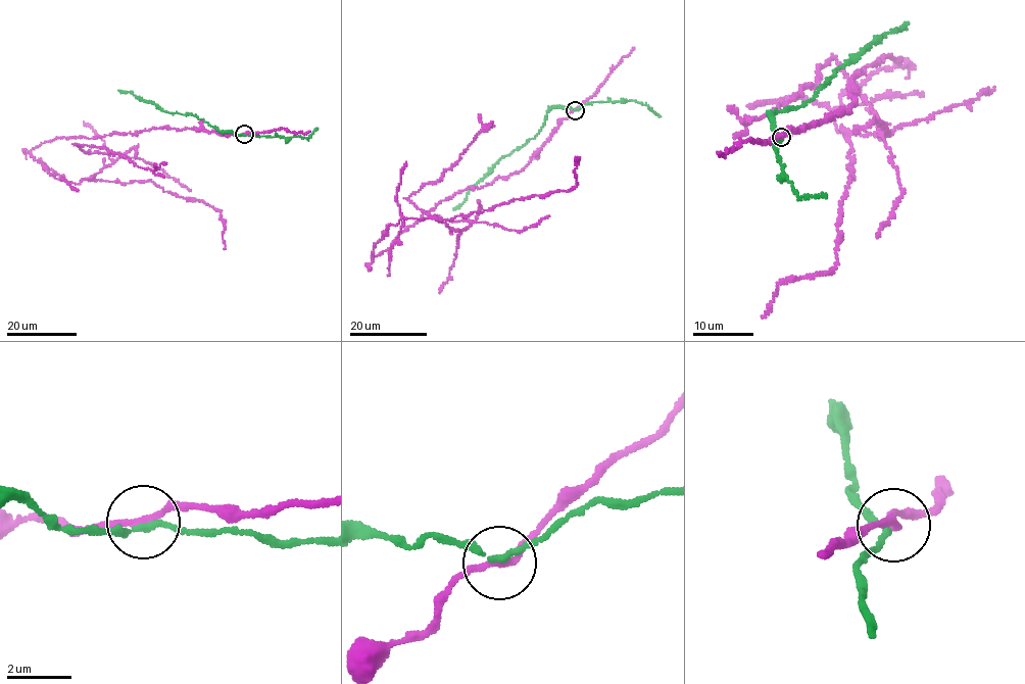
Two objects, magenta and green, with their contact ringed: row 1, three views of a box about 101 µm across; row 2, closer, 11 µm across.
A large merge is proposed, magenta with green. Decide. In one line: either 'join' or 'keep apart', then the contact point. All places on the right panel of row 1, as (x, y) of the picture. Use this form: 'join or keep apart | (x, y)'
keep apart | (781, 137)

